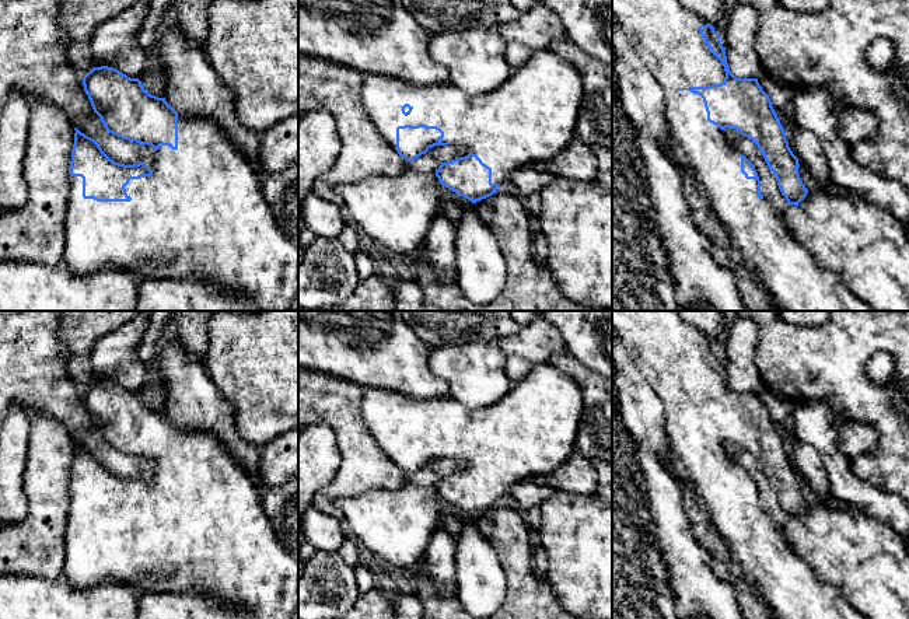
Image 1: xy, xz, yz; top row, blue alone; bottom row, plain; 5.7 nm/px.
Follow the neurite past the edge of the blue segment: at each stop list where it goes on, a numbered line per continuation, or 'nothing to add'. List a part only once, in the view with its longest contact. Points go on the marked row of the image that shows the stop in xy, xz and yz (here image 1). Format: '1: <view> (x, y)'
1: yz (664, 34)

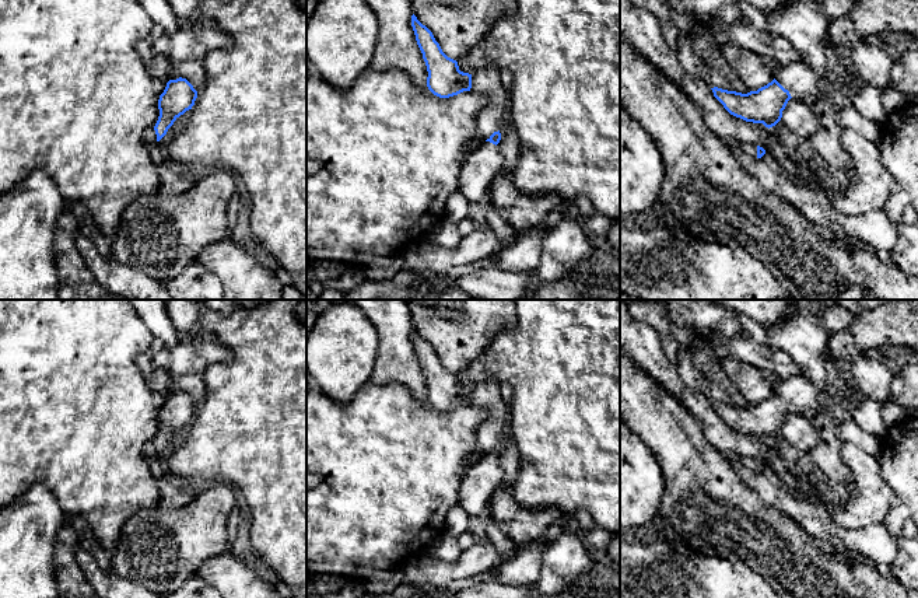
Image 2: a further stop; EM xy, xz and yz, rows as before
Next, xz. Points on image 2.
1: xz (480, 167)

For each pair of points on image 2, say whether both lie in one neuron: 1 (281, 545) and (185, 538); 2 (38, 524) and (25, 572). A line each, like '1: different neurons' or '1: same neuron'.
1: different neurons
2: same neuron

